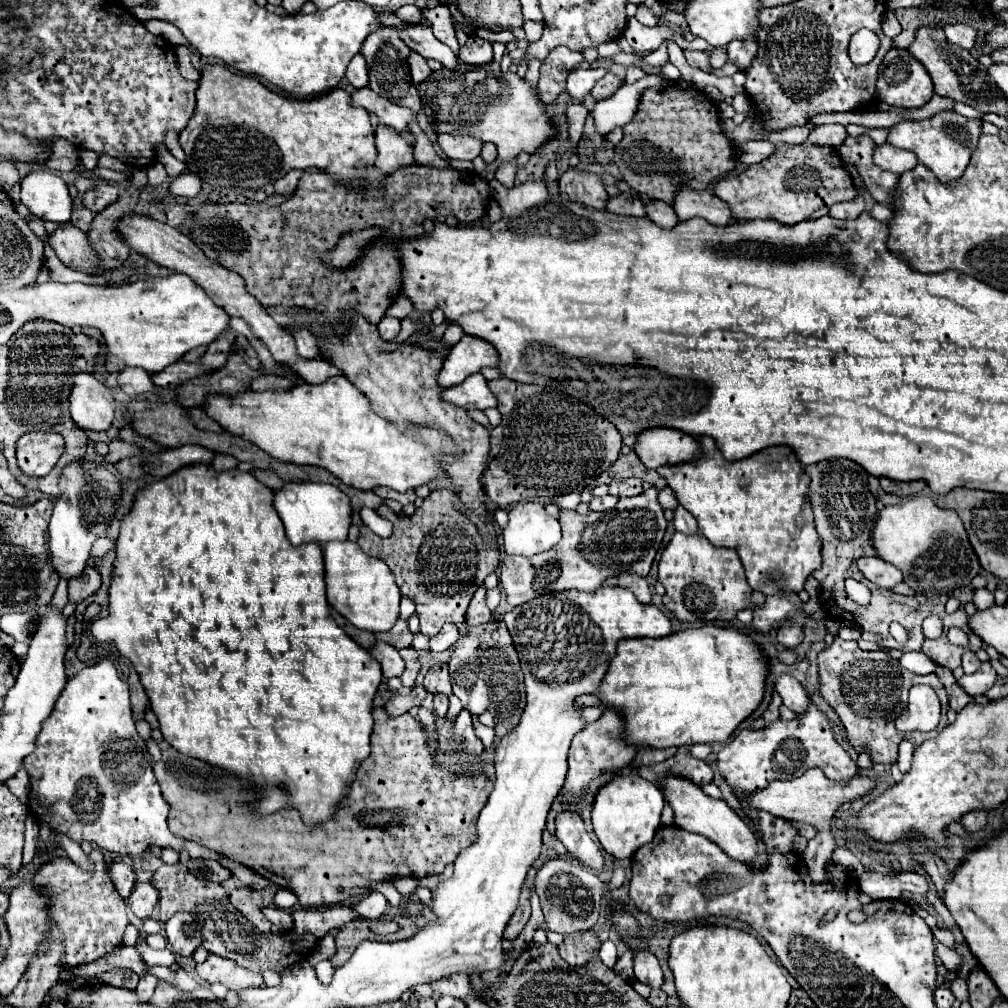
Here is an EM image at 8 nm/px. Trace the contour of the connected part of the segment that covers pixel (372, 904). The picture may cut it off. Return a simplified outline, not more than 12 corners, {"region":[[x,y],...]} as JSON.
{"region":[[380,892],[362,898],[354,908],[360,916],[378,920],[388,900]]}

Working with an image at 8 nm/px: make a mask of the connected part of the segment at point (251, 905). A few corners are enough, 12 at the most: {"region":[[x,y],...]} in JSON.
{"region":[[236,888],[228,898],[232,906],[254,924],[262,936],[270,922],[260,912],[278,888]]}

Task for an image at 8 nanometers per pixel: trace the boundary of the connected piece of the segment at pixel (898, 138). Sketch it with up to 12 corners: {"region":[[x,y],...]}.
{"region":[[944,110],[894,124],[888,144],[914,152],[940,182],[964,174],[979,119]]}

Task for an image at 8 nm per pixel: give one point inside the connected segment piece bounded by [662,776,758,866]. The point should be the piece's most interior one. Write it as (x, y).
(693, 810)

